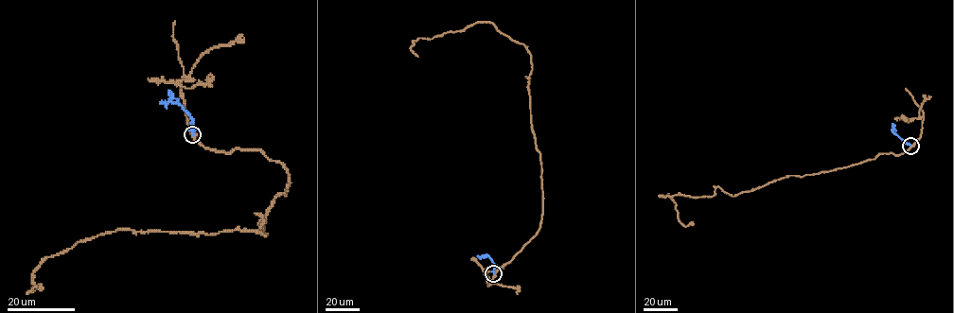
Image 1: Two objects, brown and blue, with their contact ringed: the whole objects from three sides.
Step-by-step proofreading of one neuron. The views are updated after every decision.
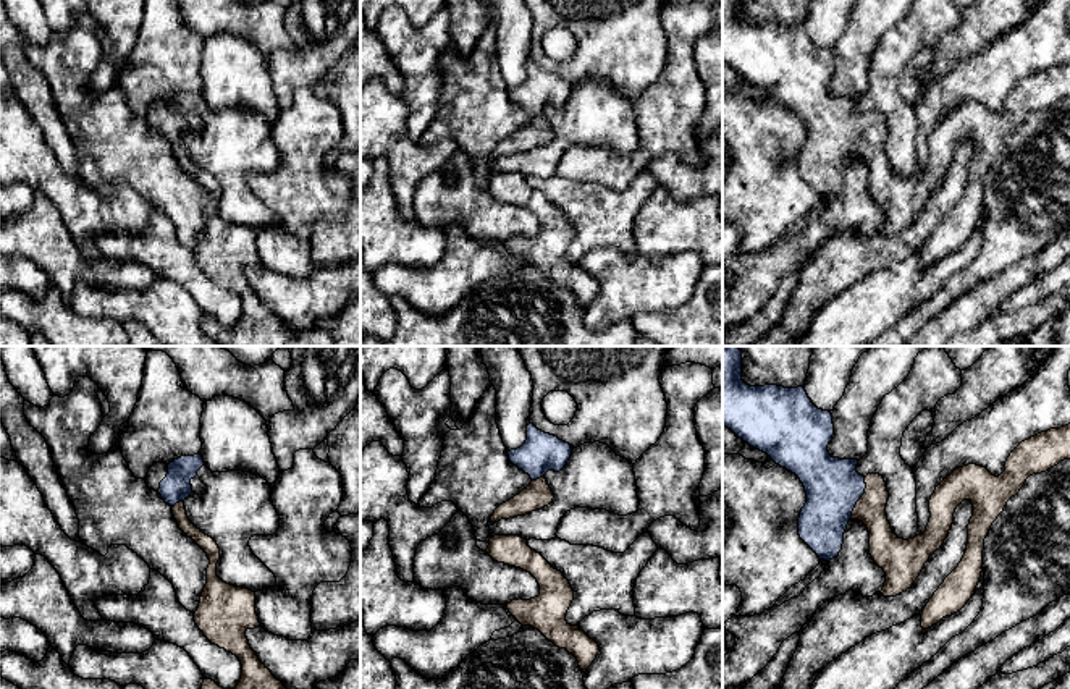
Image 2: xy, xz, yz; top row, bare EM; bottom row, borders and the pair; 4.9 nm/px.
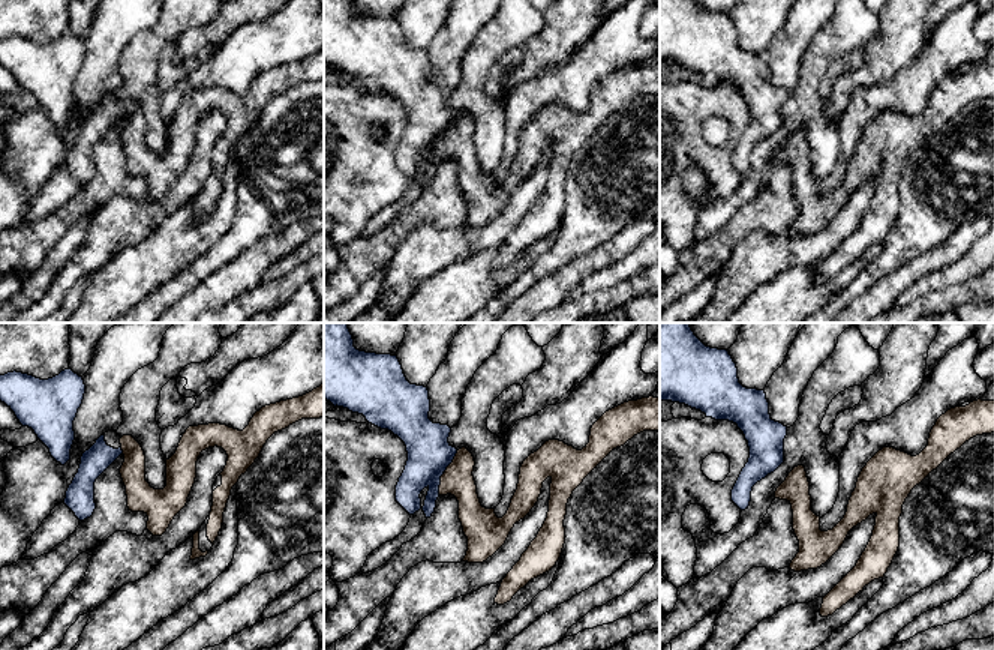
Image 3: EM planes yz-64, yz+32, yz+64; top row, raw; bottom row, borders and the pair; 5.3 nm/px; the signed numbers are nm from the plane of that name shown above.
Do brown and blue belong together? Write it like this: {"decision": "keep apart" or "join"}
{"decision": "join"}

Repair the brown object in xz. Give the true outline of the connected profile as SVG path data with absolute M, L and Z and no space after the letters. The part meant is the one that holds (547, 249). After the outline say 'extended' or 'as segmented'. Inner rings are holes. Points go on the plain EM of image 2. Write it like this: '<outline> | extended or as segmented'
M519 173L491 175L487 191L495 199L520 205L537 217L540 233L530 238L512 238L506 243L509 251L522 264L538 267L556 285L572 291L585 311L596 296L600 285L579 264L571 264L566 259L574 228L562 210L554 207Z | as segmented

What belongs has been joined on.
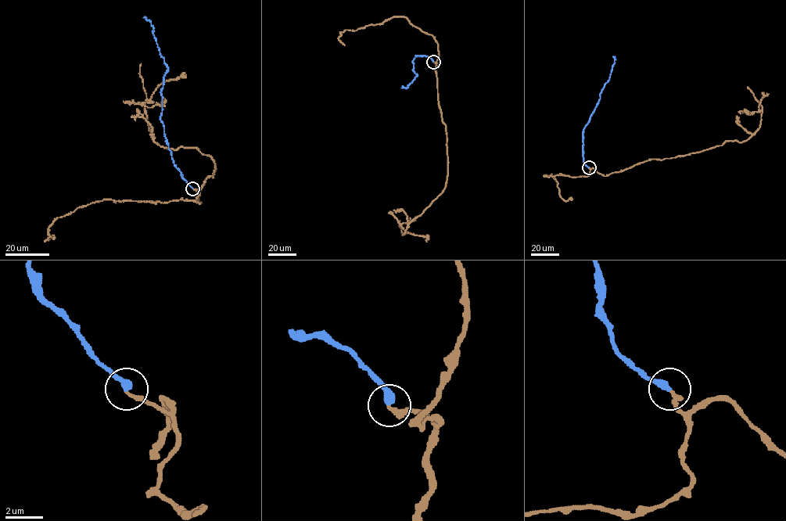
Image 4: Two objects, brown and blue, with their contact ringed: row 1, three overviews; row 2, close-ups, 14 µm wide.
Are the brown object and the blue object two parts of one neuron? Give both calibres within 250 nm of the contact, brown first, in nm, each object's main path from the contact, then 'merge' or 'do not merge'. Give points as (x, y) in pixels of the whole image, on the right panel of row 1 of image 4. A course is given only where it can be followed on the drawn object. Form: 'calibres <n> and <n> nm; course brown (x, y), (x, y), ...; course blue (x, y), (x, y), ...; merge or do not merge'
calibres 240 and 400 nm; course brown (589, 167), (607, 176), (652, 159), (690, 154), (725, 141), (744, 141), (759, 127), (759, 103), (766, 93); course blue (589, 167), (584, 163), (583, 154), (583, 129), (609, 79), (613, 55); merge

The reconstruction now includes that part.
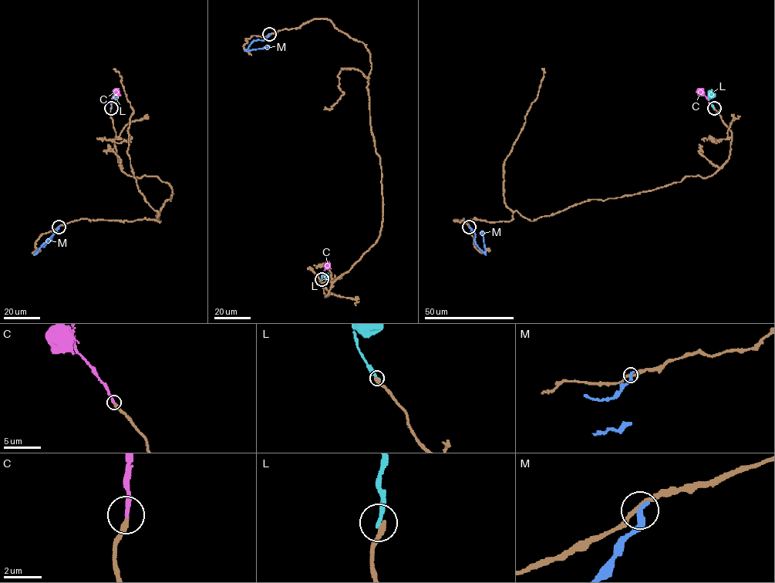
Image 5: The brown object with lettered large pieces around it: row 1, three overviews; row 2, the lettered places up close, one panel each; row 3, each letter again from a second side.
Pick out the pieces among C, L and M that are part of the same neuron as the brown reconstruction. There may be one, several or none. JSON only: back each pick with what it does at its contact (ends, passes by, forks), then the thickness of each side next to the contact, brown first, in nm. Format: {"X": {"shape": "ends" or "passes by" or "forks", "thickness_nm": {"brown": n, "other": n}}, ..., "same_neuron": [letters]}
{"C": {"shape": "ends", "thickness_nm": {"brown": 320, "other": 220}}, "same_neuron": ["C"]}

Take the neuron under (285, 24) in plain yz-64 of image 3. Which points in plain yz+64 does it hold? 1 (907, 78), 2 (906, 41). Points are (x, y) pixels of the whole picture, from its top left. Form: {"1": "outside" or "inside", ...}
{"1": "inside", "2": "outside"}

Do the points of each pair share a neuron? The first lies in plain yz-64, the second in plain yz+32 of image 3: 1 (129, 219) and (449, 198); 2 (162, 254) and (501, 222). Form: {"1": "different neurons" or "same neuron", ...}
{"1": "different neurons", "2": "different neurons"}

